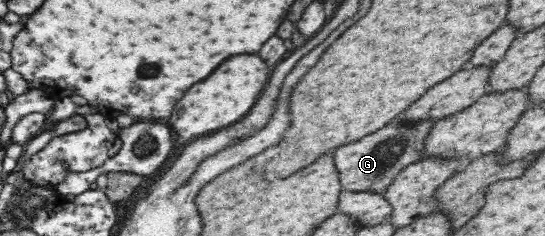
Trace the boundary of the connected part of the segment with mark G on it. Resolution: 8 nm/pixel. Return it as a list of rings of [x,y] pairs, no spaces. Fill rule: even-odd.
[[[428,121],[394,126],[387,124],[370,135],[358,141],[334,149],[329,155],[334,158],[334,168],[340,180],[341,191],[372,192],[375,195],[384,194],[394,178],[410,164],[420,160],[420,151],[424,147],[424,139],[430,133],[433,123]]]

